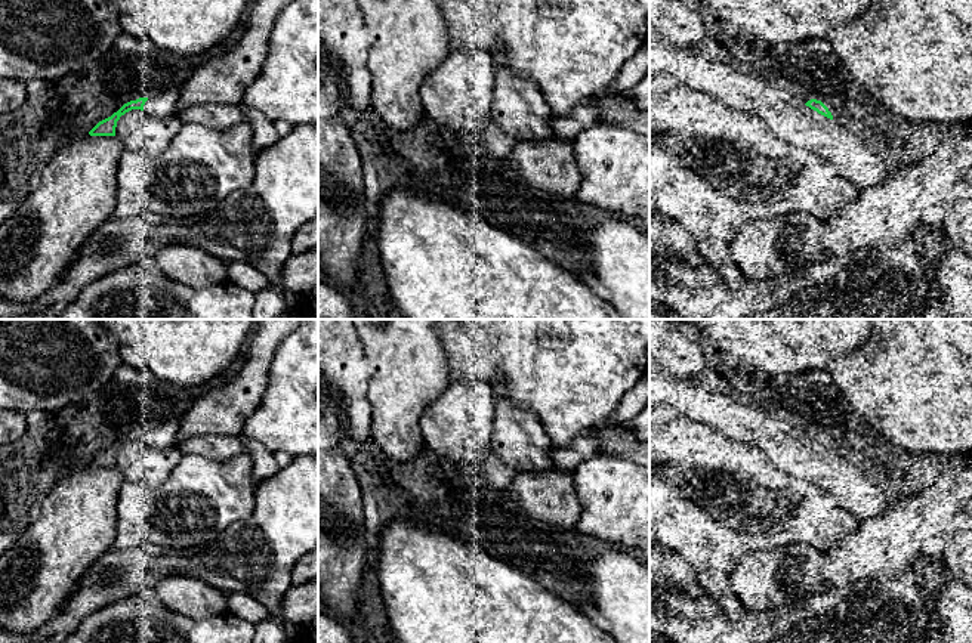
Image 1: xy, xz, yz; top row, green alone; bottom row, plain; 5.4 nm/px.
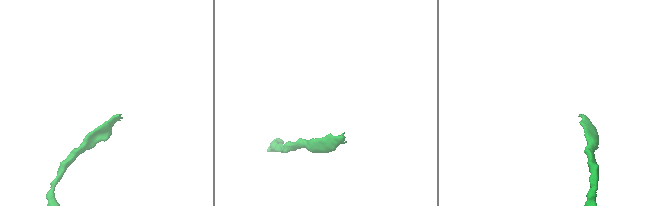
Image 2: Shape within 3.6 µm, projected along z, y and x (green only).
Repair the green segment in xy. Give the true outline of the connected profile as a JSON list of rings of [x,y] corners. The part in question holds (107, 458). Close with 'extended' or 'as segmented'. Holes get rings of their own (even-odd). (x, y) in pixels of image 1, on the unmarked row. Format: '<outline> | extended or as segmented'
[[[183,417],[172,418],[166,423],[161,423],[152,429],[139,429],[124,435],[117,443],[111,448],[99,452],[90,463],[90,467],[115,467],[117,452],[121,446],[132,440],[141,440],[152,448],[166,448],[173,445],[176,433],[179,430],[180,421]]] | extended

